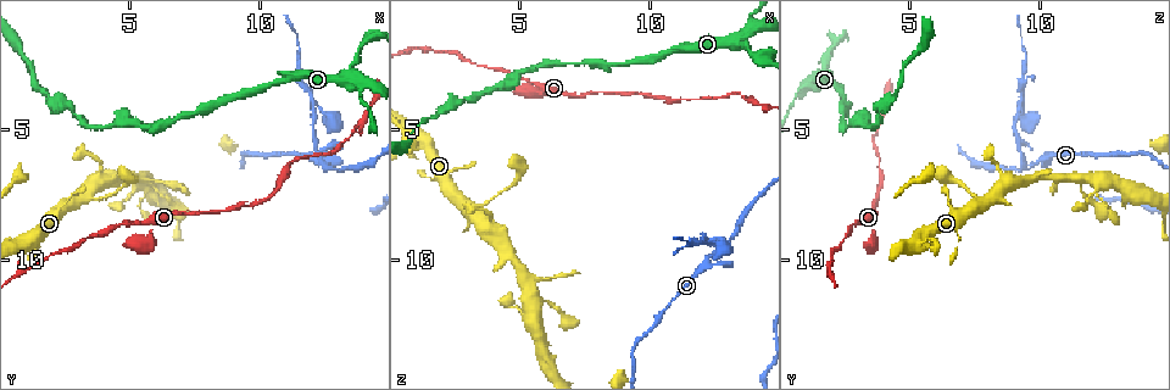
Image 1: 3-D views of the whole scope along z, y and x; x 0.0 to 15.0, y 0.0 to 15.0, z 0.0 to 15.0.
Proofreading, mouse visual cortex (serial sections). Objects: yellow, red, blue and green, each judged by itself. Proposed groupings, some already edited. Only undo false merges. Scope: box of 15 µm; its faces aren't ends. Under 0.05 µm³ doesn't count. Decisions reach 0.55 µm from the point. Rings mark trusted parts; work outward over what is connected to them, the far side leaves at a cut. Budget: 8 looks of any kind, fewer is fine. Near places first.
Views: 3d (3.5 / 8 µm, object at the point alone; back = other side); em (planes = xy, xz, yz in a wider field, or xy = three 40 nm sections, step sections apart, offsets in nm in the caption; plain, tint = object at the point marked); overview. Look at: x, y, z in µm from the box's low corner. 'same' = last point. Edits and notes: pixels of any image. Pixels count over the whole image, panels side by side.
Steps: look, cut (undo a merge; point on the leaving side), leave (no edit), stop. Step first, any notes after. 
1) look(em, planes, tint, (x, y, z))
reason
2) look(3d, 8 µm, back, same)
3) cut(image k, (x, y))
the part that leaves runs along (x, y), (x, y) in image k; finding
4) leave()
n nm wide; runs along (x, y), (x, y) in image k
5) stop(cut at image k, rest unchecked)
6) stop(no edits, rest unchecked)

look(3d, 8 µm, back, (10.9, 3.2, 2.0))
narrows sharply

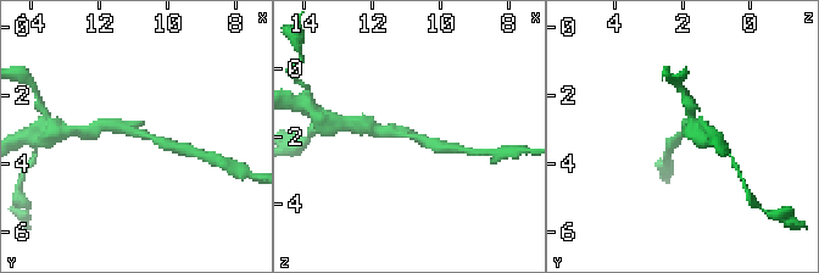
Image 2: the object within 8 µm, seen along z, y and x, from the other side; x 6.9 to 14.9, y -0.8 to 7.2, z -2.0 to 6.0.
look(3d, 3.5 µm, (10.9, 3.1, 2.1))

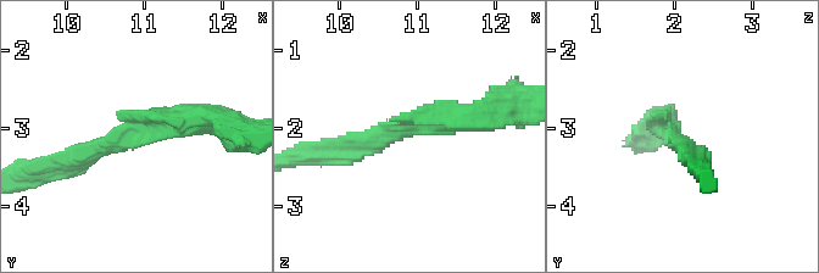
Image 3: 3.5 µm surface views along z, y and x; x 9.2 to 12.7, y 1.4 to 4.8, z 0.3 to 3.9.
leave()
runs along (205, 117), (104, 143), (62, 166) in image 3; one cell here

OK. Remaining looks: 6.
look(3d, 8 µm, (13.3, 3.2, 1.6))
three arms meet

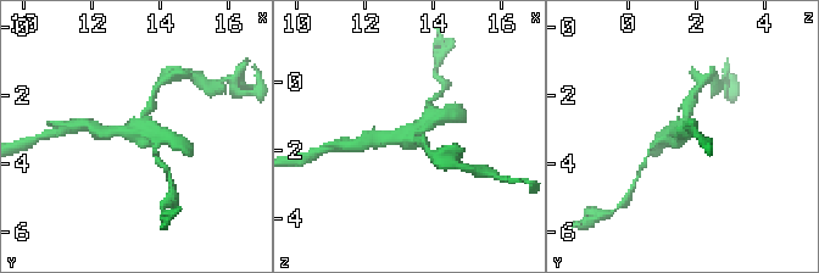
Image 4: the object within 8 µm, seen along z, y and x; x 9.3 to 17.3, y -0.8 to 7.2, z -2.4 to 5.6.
look(3d, 3.5 µm, (13.3, 3.2, 1.6))
closer look

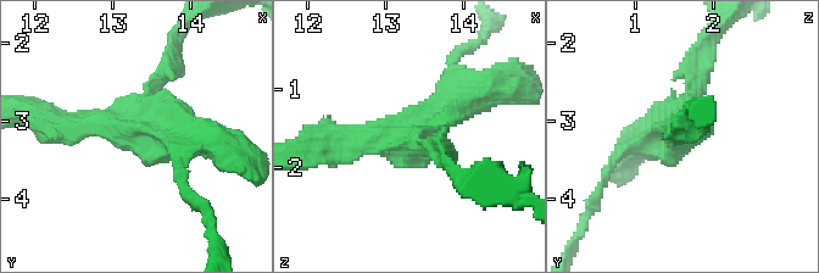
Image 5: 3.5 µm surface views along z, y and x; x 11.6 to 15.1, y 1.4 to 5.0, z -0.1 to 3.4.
look(em, planes, tint, (13.30, 3.05, 1.60))
need the tissue

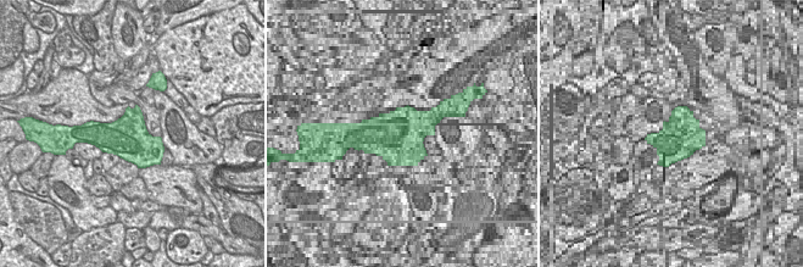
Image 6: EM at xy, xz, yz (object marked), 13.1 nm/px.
leave()
runs along (324, 144), (418, 134), (471, 98) in image 5; continuous, no second cell

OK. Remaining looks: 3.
look(3d, 3.5 µm, (13.3, 5.4, 3.6))
a narrow waist

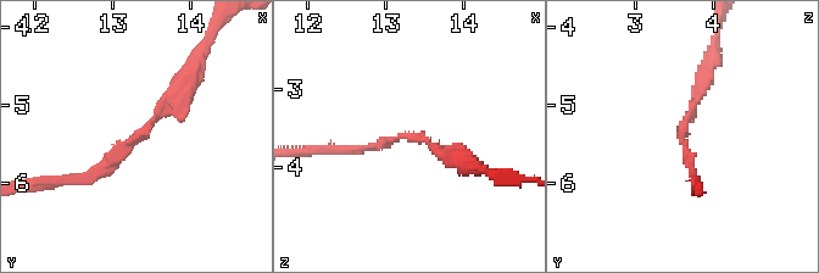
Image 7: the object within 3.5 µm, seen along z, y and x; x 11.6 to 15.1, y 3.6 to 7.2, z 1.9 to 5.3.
look(em, xy, step 5, tint, (13.20, 5.40, 3.60))
arms of 150, 150 nm; shape alone is not enough

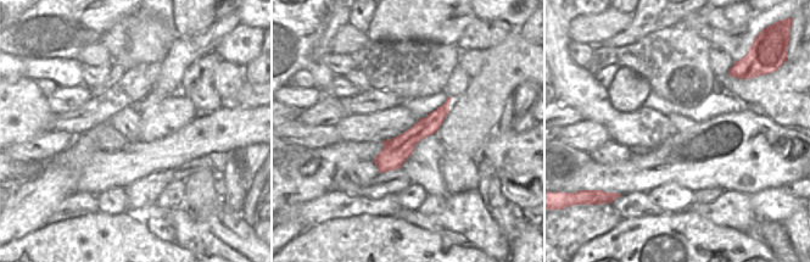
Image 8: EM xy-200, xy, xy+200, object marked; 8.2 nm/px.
look(em, planes, tint, same)
cut it another way

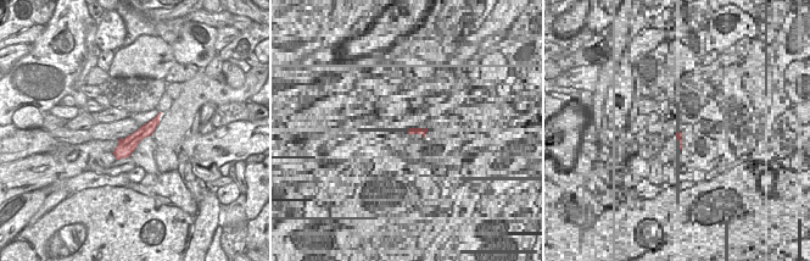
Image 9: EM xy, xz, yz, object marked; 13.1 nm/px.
leave()
runs along (155, 121), (118, 155) in image 9; all the same cell

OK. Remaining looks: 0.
stop(no edits, rest unchecked)

